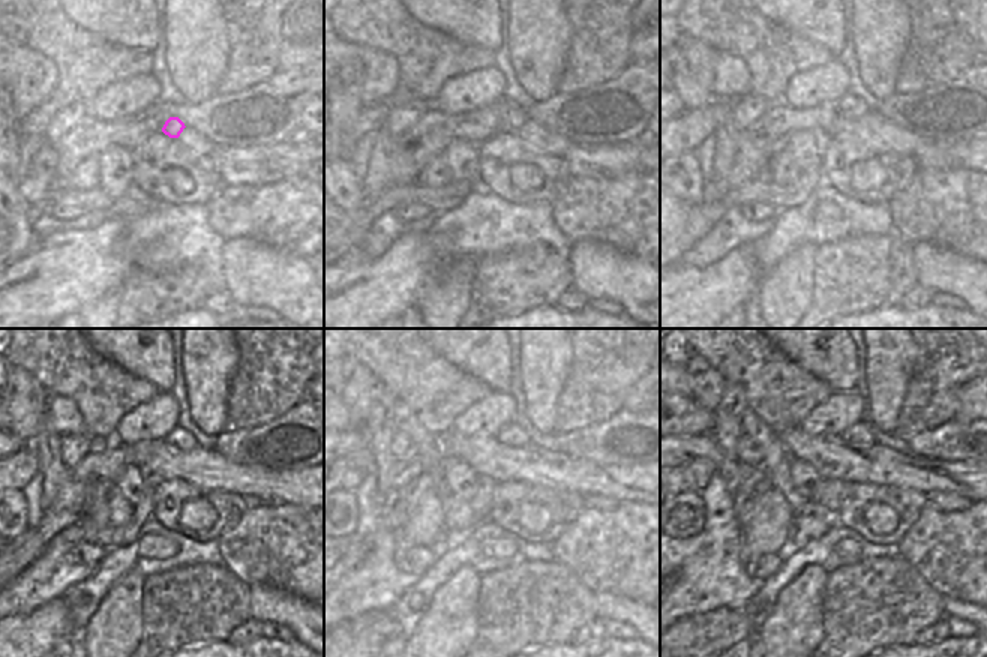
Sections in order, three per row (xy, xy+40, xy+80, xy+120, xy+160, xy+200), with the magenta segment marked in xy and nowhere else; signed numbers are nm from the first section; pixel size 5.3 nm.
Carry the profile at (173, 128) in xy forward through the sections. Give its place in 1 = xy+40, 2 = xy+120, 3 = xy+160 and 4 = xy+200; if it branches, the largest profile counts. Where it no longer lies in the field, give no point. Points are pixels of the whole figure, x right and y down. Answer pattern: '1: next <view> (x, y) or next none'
1: next xy+40 (516, 114)
2: next xy+120 (179, 438)
3: next xy+160 (513, 435)
4: next xy+200 (861, 432)

